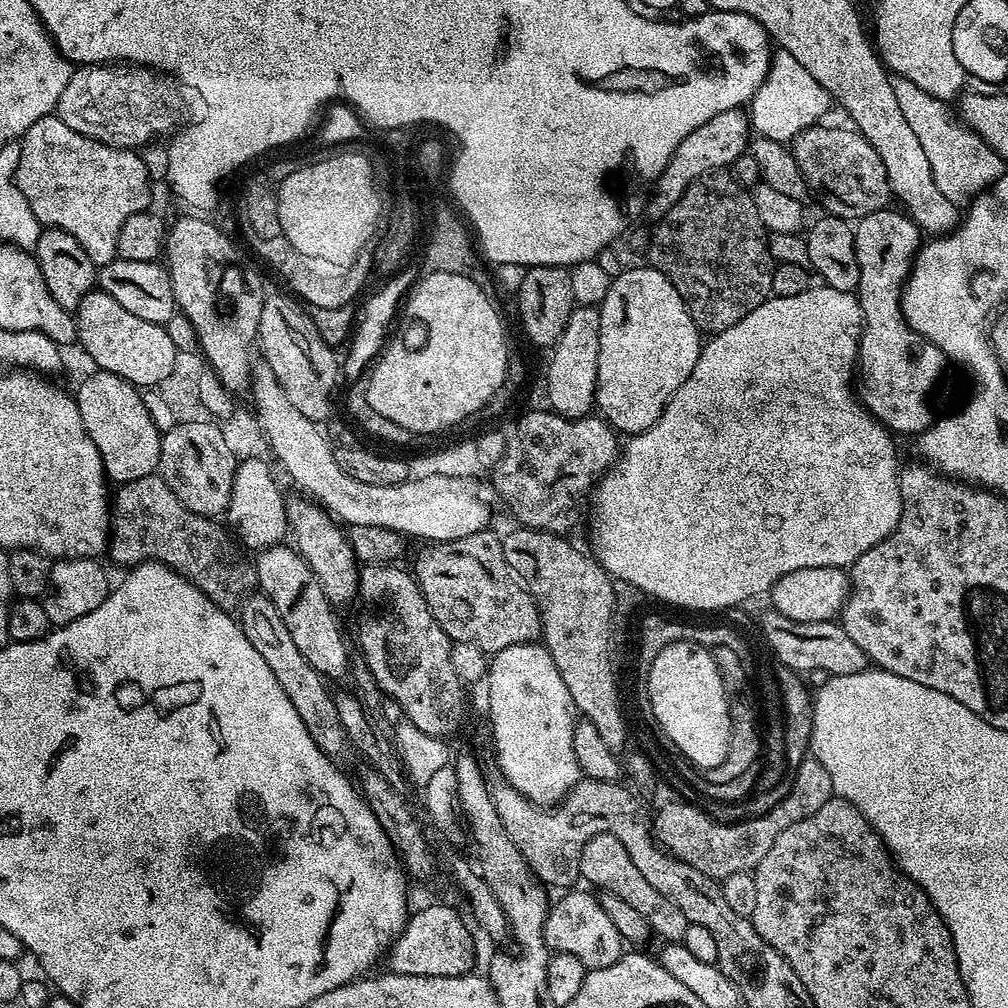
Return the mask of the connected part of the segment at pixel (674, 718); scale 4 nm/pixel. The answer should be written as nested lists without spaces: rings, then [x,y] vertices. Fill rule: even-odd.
[[[690,641],[666,645],[654,658],[648,678],[649,699],[658,705],[658,714],[671,747],[677,748],[701,770],[718,766],[728,753],[730,742],[729,693],[718,674],[715,655],[707,647]]]

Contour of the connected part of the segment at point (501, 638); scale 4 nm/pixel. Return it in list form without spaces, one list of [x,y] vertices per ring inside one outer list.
[[[492,530],[441,544],[425,543],[417,550],[410,571],[438,626],[456,644],[469,644],[493,656],[506,646],[533,643],[541,637],[536,600],[506,562],[503,539]]]

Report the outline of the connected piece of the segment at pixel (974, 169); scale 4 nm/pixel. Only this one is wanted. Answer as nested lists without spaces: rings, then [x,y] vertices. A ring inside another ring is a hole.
[[[897,77],[893,84],[898,106],[901,107],[909,127],[917,135],[918,144],[925,151],[938,190],[950,202],[964,206],[994,186],[996,180],[1006,171],[1000,155],[968,125],[959,119],[954,120],[945,109],[947,107],[943,101],[934,98],[909,79]]]

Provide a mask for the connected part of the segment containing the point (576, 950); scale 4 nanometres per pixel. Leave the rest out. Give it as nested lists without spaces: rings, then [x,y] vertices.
[[[565,891],[561,895],[564,897],[557,904],[555,901],[549,907],[548,917],[544,923],[544,945],[553,953],[574,954],[574,958],[578,958],[578,962],[582,962],[584,967],[589,970],[601,968],[602,966],[614,966],[614,962],[618,962],[618,958],[625,955],[626,952],[626,945],[622,934],[615,928],[614,922],[610,922],[606,910],[602,910],[599,899],[591,891],[588,891],[589,893],[576,891]]]

